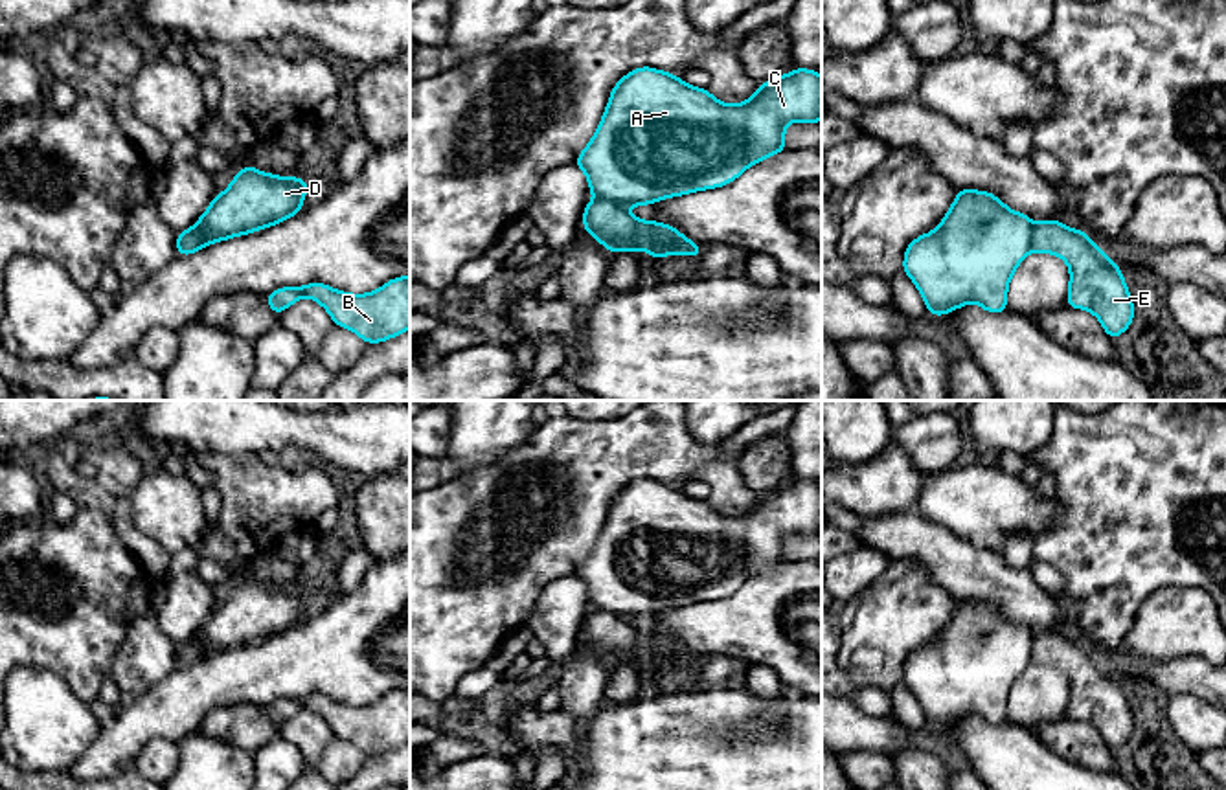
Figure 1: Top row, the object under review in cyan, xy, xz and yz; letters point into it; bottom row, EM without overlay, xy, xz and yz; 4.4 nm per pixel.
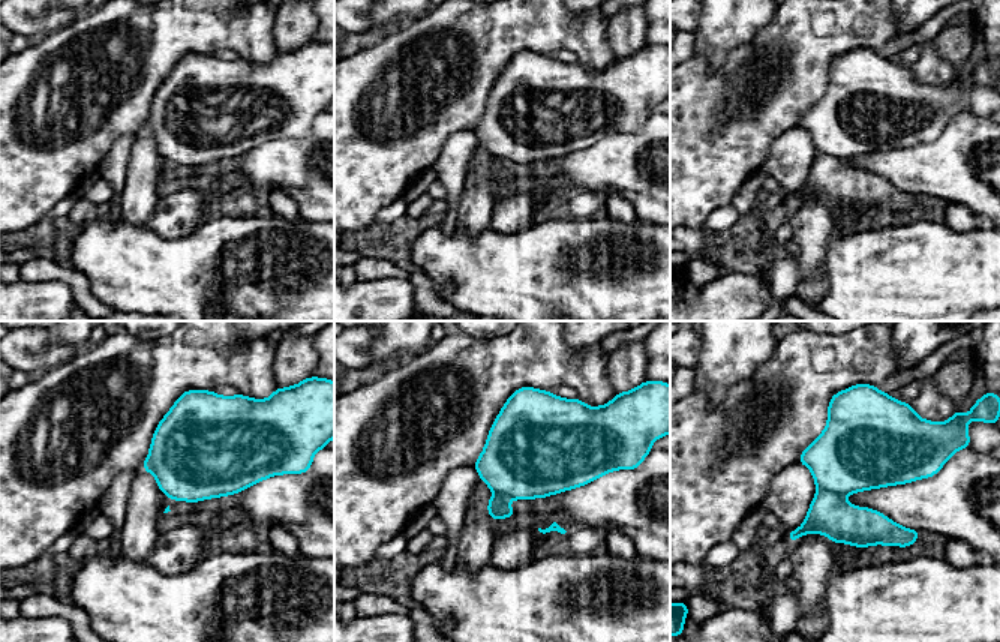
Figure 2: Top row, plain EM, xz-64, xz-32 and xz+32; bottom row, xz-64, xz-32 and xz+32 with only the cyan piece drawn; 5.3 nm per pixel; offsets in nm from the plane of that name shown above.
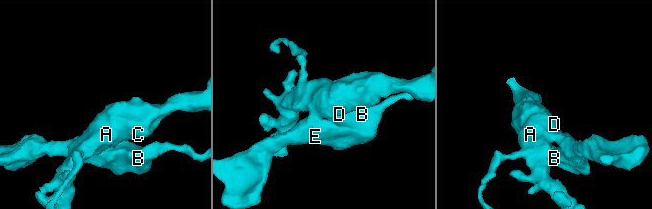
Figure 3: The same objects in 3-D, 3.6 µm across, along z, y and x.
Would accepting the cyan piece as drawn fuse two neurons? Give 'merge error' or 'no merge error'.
merge error

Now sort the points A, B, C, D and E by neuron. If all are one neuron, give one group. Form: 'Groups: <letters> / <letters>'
Groups: A C D / B E

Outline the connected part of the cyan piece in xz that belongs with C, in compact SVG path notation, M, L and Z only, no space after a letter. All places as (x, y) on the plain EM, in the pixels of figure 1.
M641 478L614 496L605 525L575 577L596 608L621 617L647 617L732 595L750 577L787 562L785 538L792 533L822 533L822 487L814 481L794 480L757 496L750 511L726 516L708 500Z

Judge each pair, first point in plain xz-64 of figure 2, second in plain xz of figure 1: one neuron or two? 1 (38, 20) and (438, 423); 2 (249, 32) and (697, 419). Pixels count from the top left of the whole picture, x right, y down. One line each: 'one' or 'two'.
1: one
2: two

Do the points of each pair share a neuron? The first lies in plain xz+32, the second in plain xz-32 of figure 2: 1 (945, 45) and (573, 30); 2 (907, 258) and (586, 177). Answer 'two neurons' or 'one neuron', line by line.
1: two neurons
2: two neurons

